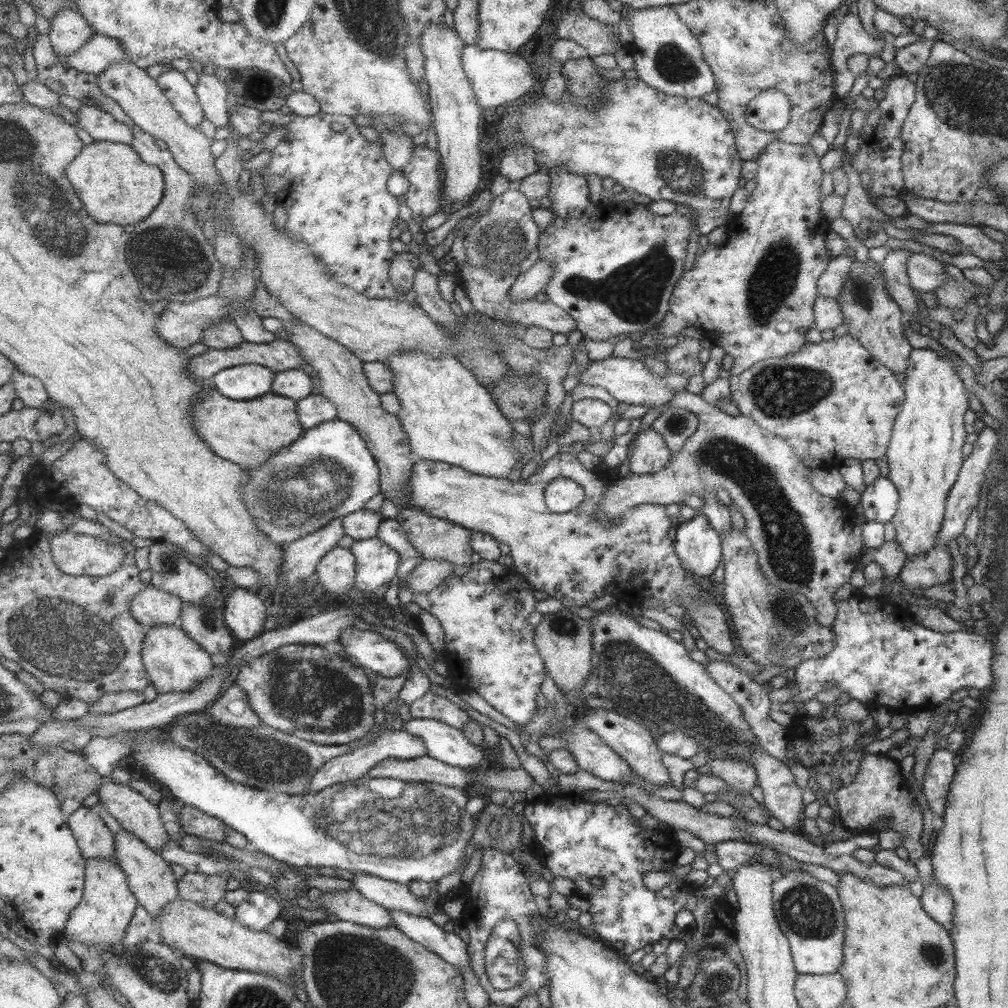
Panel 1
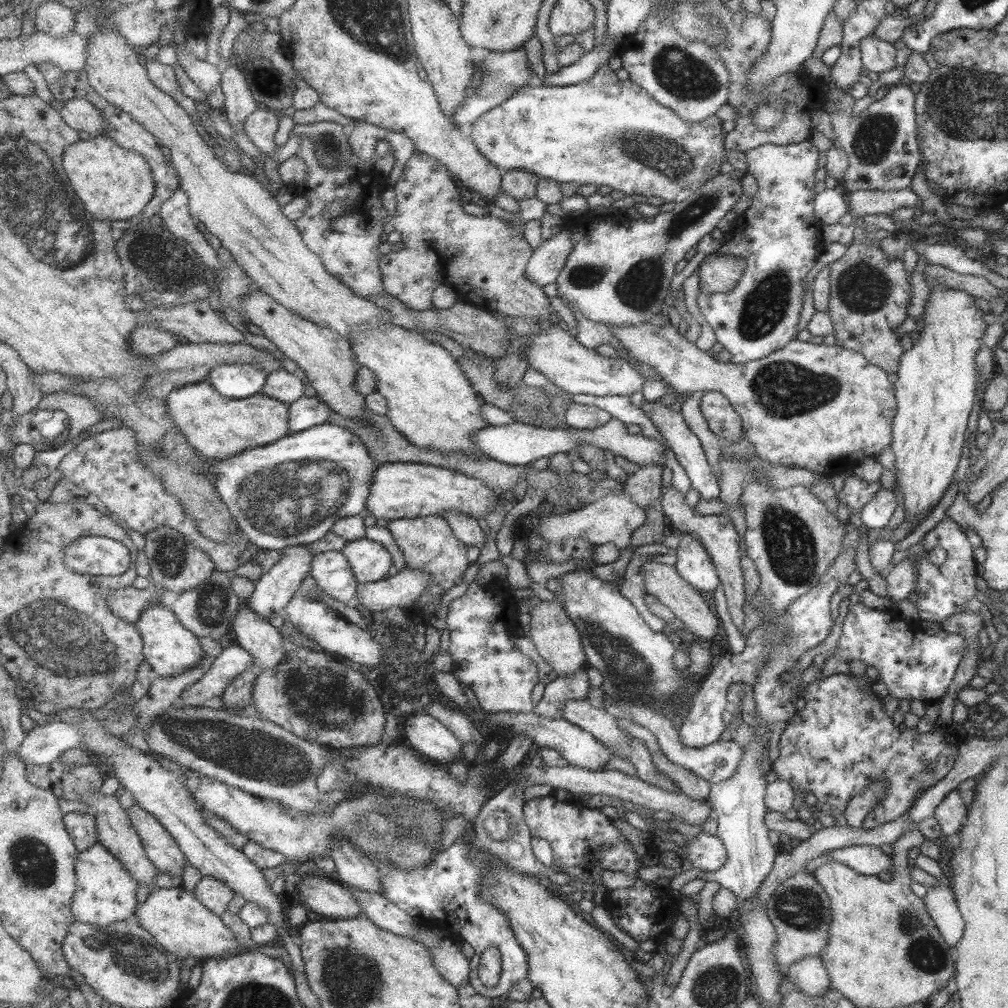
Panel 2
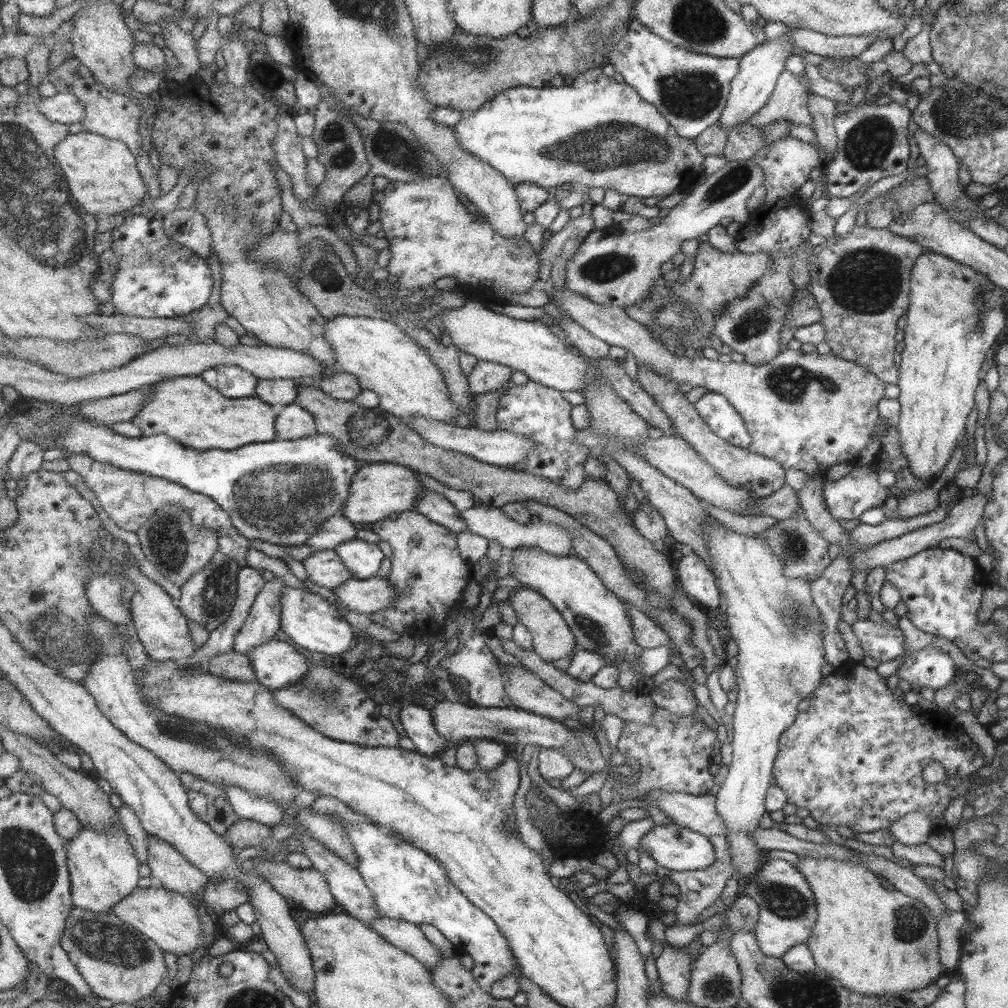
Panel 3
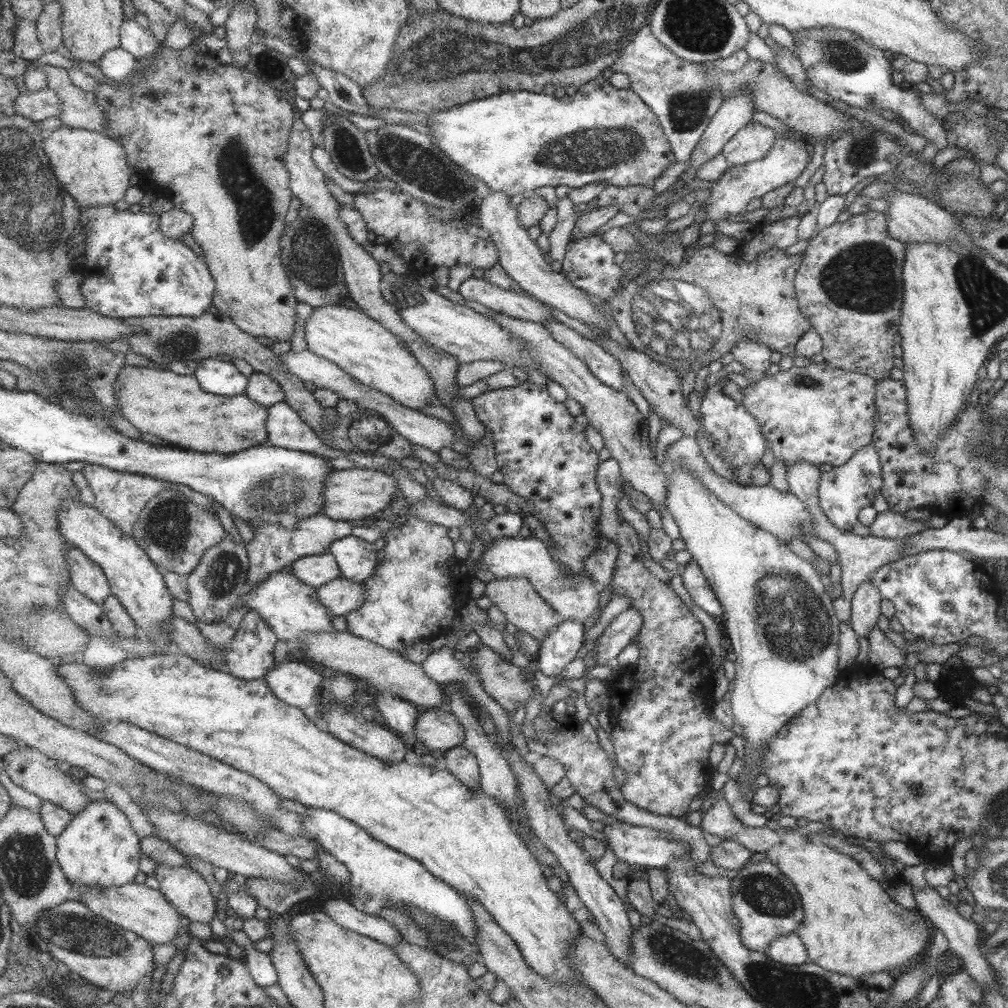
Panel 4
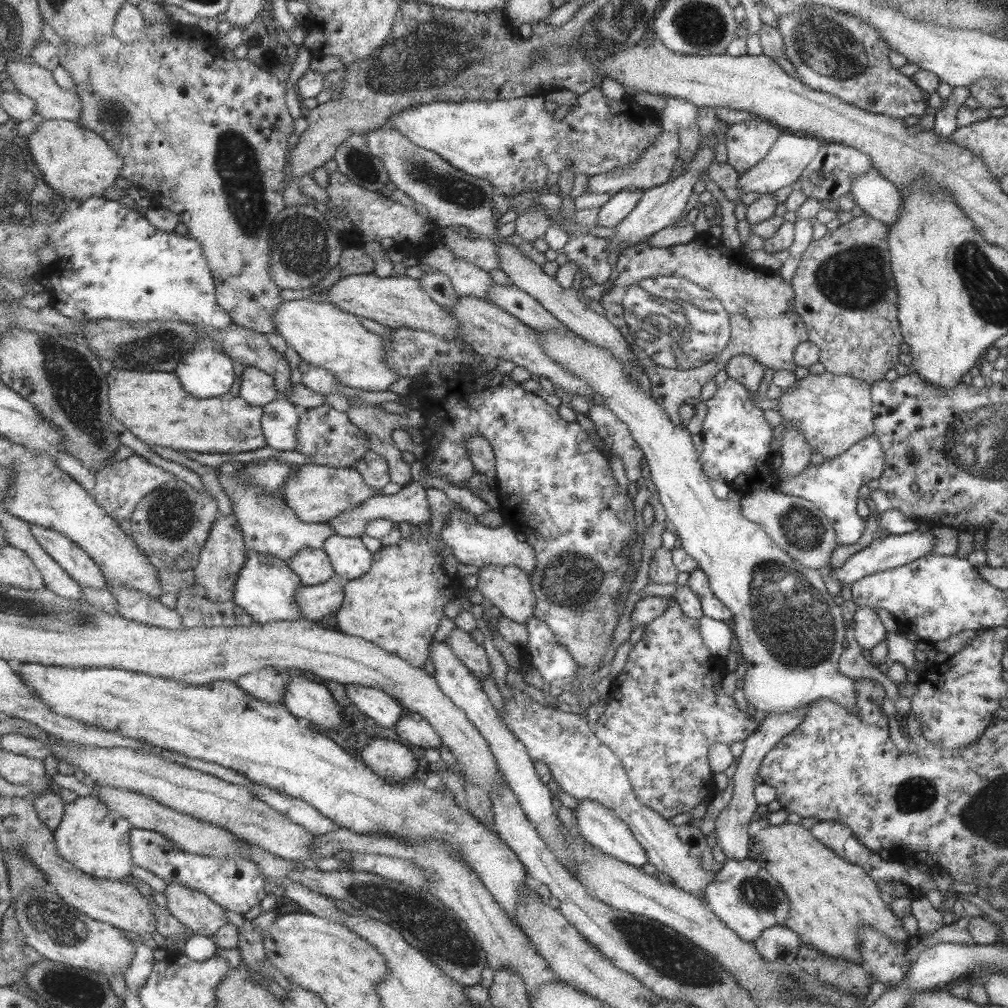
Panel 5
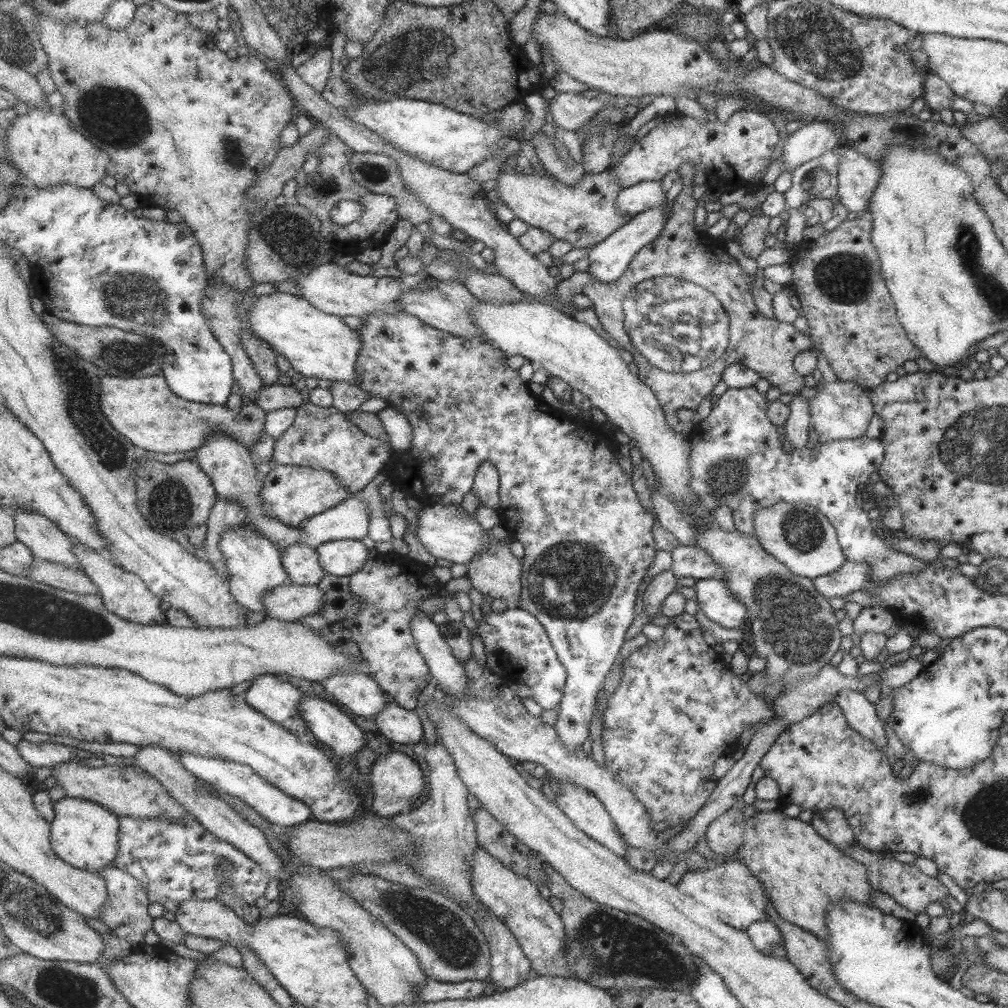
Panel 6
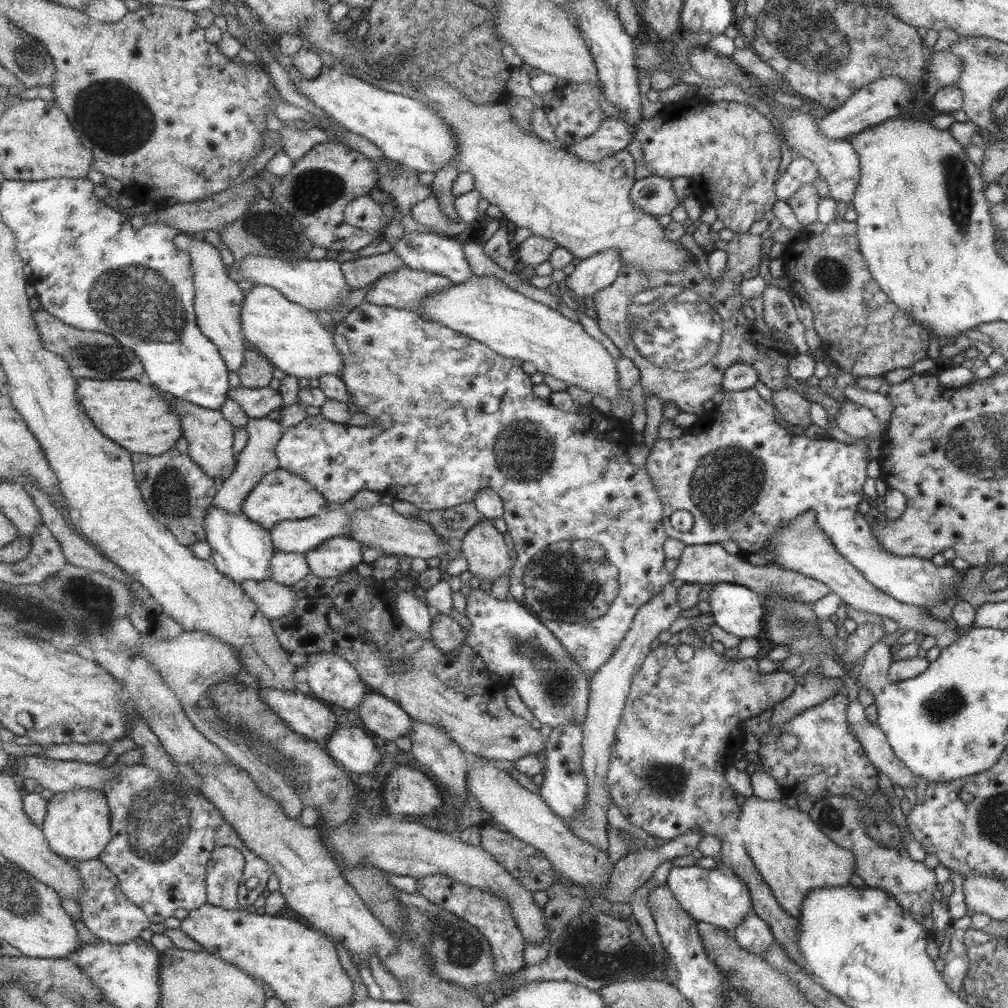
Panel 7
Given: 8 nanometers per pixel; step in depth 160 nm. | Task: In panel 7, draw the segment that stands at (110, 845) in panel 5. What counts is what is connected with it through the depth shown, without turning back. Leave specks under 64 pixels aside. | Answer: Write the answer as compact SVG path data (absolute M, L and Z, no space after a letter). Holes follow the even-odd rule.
M91 789L54 793L48 801L44 833L50 847L66 860L99 858L112 839L112 815L108 797Z

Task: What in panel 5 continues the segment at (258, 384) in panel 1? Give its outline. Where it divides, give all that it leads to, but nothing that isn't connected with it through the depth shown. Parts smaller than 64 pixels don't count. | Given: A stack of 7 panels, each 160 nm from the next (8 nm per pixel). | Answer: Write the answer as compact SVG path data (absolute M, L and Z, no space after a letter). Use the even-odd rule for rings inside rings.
M93 196L89 200L66 200L67 208L65 213L60 216L60 222L52 224L48 228L47 246L52 246L56 250L57 260L53 261L46 267L43 278L50 281L49 287L45 288L49 294L49 304L56 308L63 316L67 318L76 318L77 320L128 320L129 322L149 322L153 320L174 320L175 322L184 322L185 324L194 324L200 330L198 345L190 352L184 355L178 364L176 375L180 377L181 384L184 389L195 396L195 398L217 398L229 393L233 388L235 380L239 374L239 366L233 360L229 353L226 353L221 347L216 345L215 335L225 328L229 328L234 322L233 317L218 303L218 294L216 293L216 278L213 277L212 269L209 267L207 257L204 255L204 248L200 241L195 240L189 235L177 235L176 233L165 232L153 226L146 215L139 214L135 210L126 208L125 204L117 202L117 200L106 200L101 196Z

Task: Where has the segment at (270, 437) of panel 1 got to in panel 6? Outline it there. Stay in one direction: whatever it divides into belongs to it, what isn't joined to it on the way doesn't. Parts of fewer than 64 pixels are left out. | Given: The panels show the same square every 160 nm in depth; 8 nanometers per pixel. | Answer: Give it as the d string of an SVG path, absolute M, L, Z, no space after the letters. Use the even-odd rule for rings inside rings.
M161 374L157 376L137 377L119 377L103 376L101 379L103 394L100 394L101 408L105 417L123 436L126 436L137 447L139 451L161 452L161 454L173 454L173 452L187 452L199 448L209 435L215 431L223 431L234 436L239 442L249 442L249 448L258 440L264 432L264 426L268 419L268 413L261 409L259 404L251 402L242 405L238 414L231 412L225 404L203 404L190 400L181 400L175 396L169 386L168 381Z

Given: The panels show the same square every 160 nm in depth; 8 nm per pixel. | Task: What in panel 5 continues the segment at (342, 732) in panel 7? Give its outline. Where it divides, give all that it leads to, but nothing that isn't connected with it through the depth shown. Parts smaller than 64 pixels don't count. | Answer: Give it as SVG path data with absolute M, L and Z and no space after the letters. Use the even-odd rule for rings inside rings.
M304 677L291 678L284 704L295 716L306 718L321 728L337 731L343 722L343 710L331 690Z

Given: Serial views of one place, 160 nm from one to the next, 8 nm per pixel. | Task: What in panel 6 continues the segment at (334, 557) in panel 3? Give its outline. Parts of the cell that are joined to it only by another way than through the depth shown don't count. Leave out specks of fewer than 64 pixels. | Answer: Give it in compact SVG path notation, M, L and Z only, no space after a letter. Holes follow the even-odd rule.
M293 543L282 550L282 560L290 582L300 585L318 585L328 573L320 563L317 548Z

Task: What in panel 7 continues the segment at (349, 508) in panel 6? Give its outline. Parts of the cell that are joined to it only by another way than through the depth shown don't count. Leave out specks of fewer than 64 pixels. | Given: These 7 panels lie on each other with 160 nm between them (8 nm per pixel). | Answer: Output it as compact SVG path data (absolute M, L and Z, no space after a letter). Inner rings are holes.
M344 509L322 511L315 516L294 521L285 521L272 528L272 541L277 551L304 554L322 545L329 538L346 536L350 514Z

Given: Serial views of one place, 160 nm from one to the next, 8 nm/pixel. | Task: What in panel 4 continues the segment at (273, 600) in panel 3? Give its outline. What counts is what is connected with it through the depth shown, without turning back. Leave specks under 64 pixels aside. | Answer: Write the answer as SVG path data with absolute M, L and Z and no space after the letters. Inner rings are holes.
M250 610L242 622L243 625L237 631L233 645L225 653L227 672L245 681L265 679L265 675L275 667L273 650L277 646L277 635L273 633L273 628L263 621L261 613L257 613L257 610Z

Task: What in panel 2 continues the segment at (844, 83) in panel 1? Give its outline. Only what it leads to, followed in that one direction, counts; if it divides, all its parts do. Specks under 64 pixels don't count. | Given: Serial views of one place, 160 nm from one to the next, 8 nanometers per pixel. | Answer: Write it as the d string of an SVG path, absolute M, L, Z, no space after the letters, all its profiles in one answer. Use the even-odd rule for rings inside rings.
M872 34L860 40L860 61L868 72L885 72L896 67L896 50L892 44L879 40Z

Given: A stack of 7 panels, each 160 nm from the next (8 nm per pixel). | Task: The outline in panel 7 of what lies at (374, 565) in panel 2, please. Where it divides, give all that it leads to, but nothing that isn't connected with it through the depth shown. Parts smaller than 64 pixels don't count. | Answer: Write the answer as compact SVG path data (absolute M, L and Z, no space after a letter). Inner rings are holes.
M336 536L304 555L315 576L332 579L356 570L364 562L364 549L359 540Z

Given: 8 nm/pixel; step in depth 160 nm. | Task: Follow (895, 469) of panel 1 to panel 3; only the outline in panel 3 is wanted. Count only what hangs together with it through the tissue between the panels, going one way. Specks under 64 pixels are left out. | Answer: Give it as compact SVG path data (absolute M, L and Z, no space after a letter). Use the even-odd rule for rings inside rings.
M924 253L920 254L916 263L913 264L911 278L909 282L909 308L906 312L906 326L902 330L904 338L904 347L900 351L900 379L898 380L898 402L899 402L899 417L894 422L895 428L900 433L900 447L908 460L909 470L919 479L924 480L925 486L929 484L931 478L939 472L939 468L949 460L951 456L951 448L953 444L957 442L957 438L963 434L963 426L965 426L965 420L967 420L967 414L973 410L973 392L975 392L975 386L977 386L977 374L979 374L979 368L983 364L983 358L985 354L991 348L991 344L995 342L997 334L1005 328L1007 324L1007 308L1006 303L1006 290L1003 290L1000 286L993 284L979 272L953 262L947 257L937 253Z

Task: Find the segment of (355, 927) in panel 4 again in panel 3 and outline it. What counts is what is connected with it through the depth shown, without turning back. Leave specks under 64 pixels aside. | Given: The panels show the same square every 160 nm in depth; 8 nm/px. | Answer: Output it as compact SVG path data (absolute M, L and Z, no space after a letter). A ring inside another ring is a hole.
M381 917L373 919L371 922L363 920L371 928L376 929L381 936L384 936L391 944L397 948L404 949L405 952L412 953L417 957L429 970L434 969L437 963L440 963L445 957L421 931L418 924L407 922L406 920L392 919Z

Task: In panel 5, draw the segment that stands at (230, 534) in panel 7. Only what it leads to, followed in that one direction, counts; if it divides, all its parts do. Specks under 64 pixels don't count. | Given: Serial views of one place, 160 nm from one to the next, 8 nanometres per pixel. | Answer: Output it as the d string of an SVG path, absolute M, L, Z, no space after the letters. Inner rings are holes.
M247 551L247 560L241 567L239 580L233 600L238 607L243 608L253 618L254 623L269 624L279 621L301 620L301 608L297 605L297 593L303 586L301 577L288 565L273 555Z

